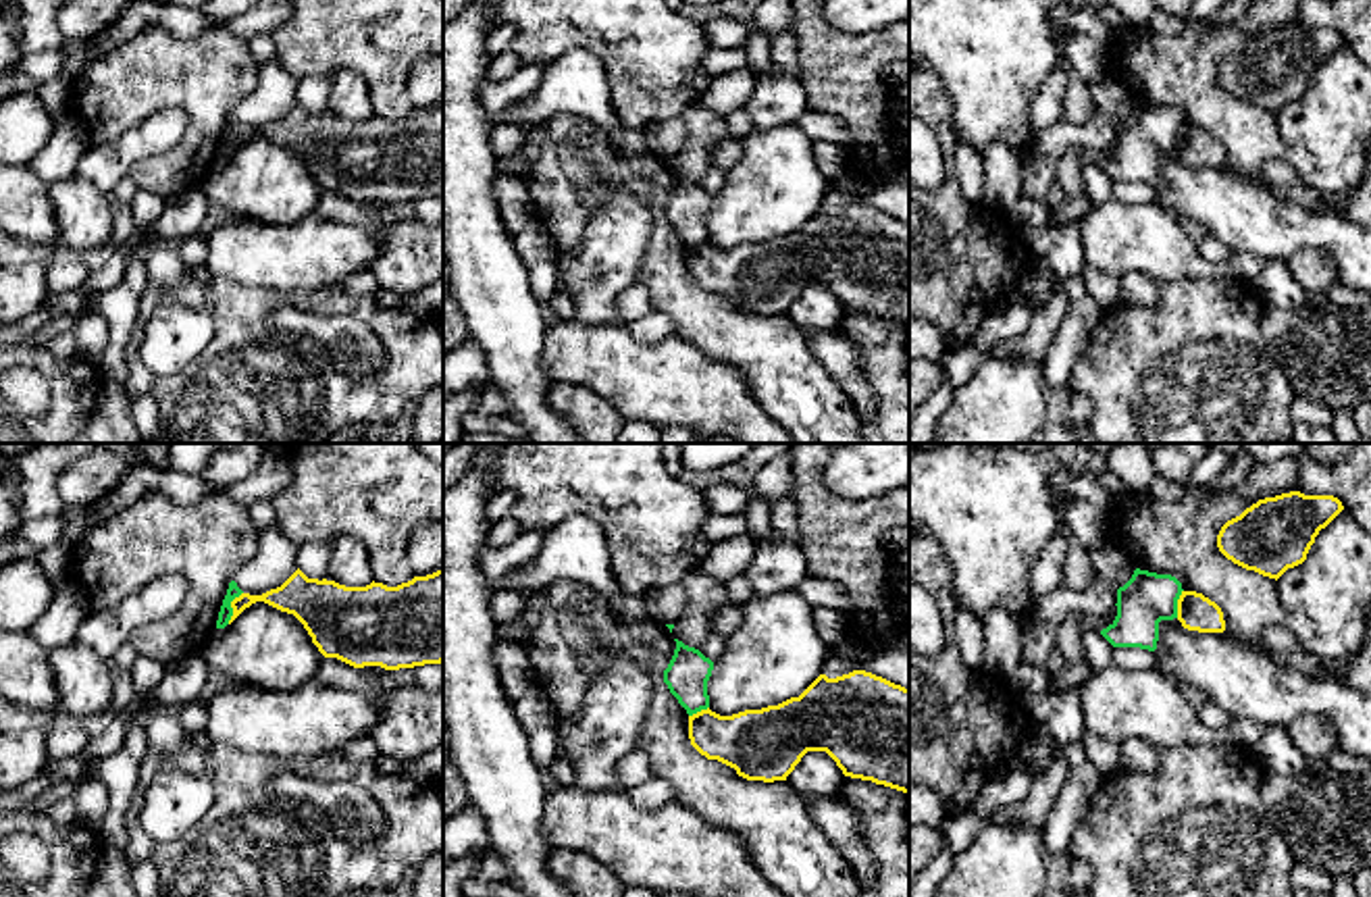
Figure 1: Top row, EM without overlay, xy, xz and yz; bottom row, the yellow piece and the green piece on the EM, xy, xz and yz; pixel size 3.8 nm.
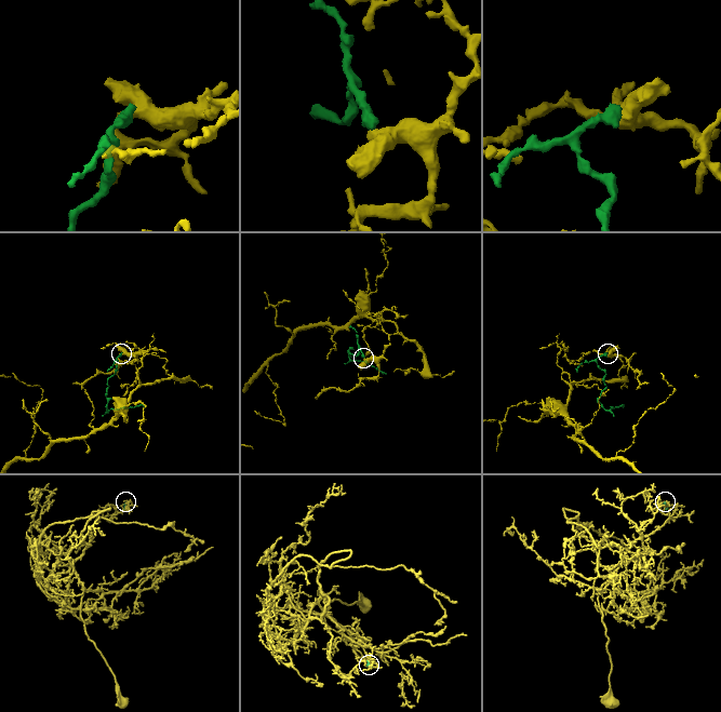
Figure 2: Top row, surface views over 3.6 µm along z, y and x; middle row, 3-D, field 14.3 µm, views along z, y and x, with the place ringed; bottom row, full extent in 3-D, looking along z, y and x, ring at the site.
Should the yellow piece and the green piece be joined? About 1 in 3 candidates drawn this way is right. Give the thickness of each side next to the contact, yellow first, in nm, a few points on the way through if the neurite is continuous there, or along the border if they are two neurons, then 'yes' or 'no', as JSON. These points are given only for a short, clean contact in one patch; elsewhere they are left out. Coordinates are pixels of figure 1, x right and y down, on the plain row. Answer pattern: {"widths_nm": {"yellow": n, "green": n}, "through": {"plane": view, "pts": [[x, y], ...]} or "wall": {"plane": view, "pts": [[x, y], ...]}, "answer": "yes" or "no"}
{"widths_nm": {"yellow": 140, "green": 50}, "wall": {"plane": "xy", "pts": [[242, 125], [231, 136], [231, 152], [227, 157]]}, "answer": "no"}

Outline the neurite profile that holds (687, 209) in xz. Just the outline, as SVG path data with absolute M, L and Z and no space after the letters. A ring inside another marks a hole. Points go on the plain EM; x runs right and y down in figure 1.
M676 175L674 189L664 204L664 216L689 250L709 241L707 214L714 196L699 183Z

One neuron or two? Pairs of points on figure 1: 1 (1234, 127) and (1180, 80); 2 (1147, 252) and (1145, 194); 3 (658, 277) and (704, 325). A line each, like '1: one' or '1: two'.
1: one
2: two
3: one

